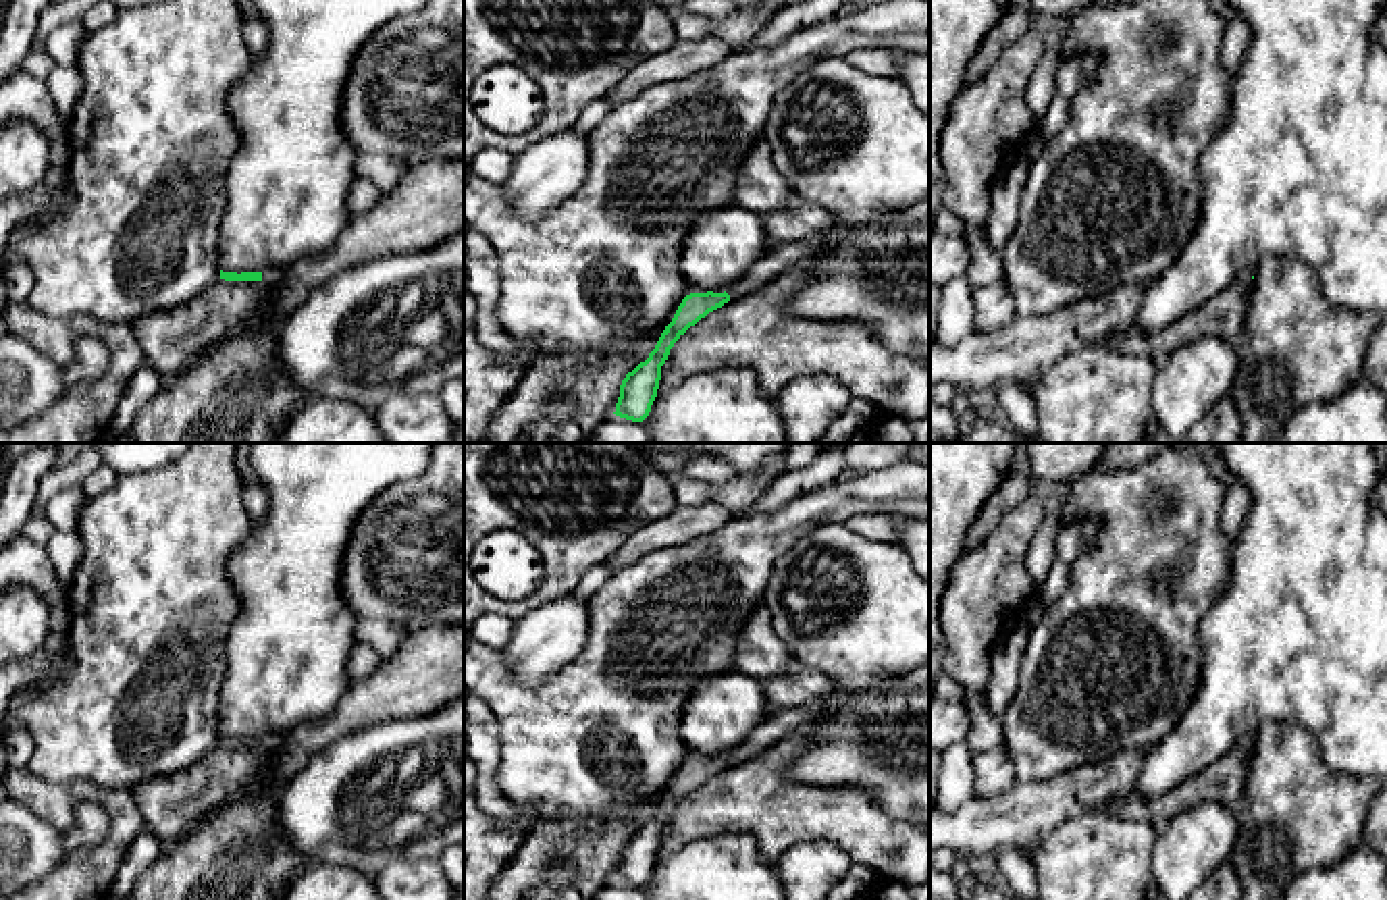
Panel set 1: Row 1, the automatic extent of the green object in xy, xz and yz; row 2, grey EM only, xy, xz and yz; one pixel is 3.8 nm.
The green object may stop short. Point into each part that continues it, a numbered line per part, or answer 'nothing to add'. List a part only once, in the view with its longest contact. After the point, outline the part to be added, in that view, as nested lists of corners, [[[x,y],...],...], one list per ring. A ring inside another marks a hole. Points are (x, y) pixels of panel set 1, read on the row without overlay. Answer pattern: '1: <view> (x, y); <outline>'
1: xy (273, 743); [[[285,734],[262,736],[262,748],[277,755],[285,744]]]

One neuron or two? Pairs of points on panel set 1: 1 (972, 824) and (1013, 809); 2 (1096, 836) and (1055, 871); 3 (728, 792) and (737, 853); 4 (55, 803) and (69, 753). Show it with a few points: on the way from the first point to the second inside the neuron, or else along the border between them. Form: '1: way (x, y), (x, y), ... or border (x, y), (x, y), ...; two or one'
1: way (982, 824), (1003, 819); one
2: way (1086, 846), (1065, 867); one
3: border (687, 842), (699, 836), (749, 834), (770, 863); two
4: border (25, 768), (46, 780), (88, 780), (109, 790); two

